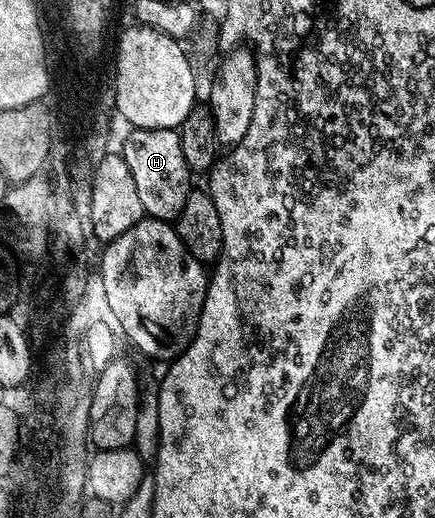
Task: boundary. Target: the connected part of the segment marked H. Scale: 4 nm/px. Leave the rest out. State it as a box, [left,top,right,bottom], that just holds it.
[123,128,194,222]

